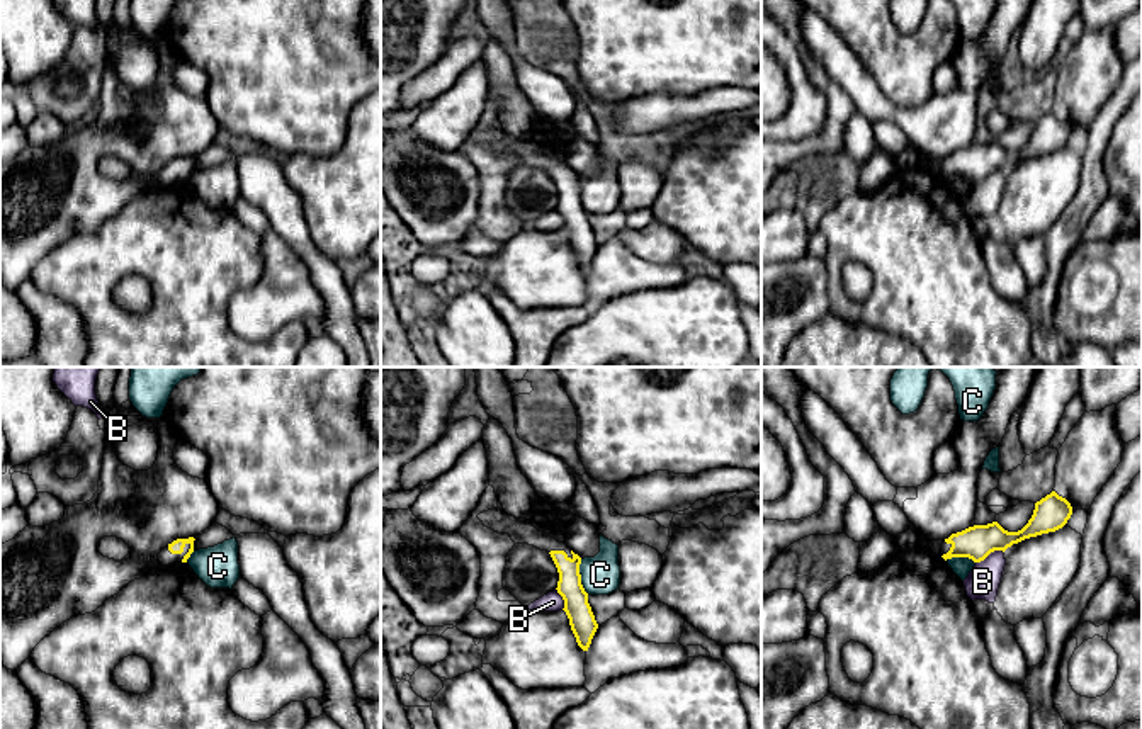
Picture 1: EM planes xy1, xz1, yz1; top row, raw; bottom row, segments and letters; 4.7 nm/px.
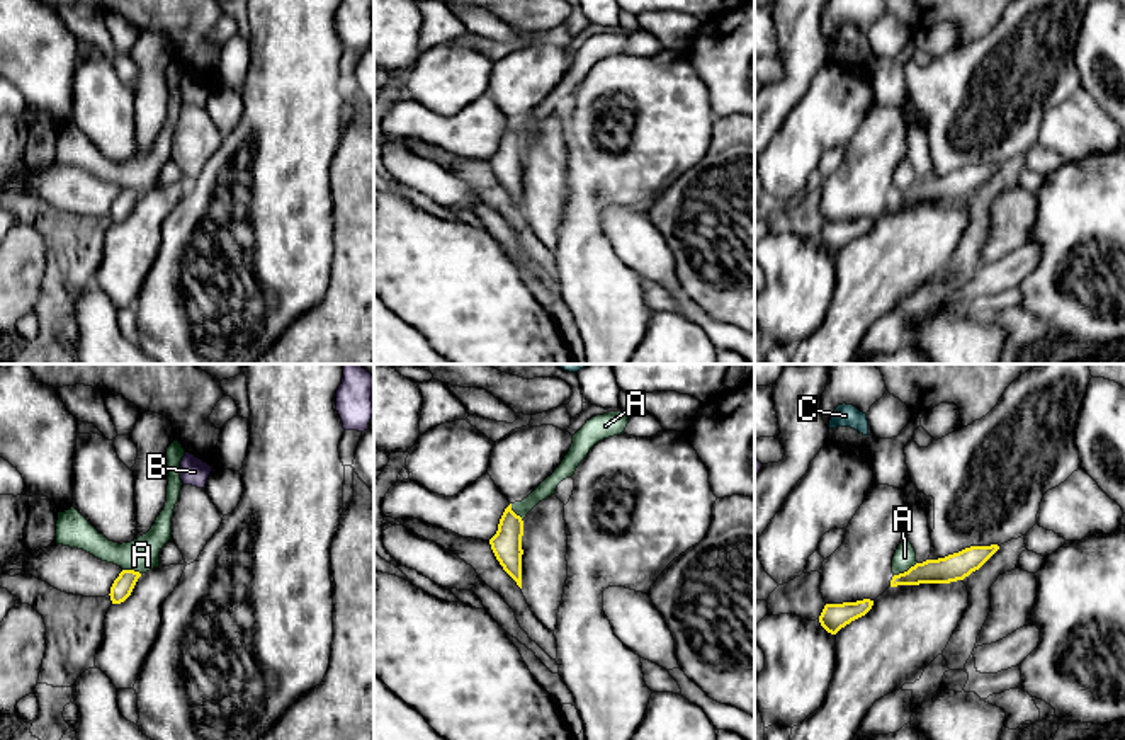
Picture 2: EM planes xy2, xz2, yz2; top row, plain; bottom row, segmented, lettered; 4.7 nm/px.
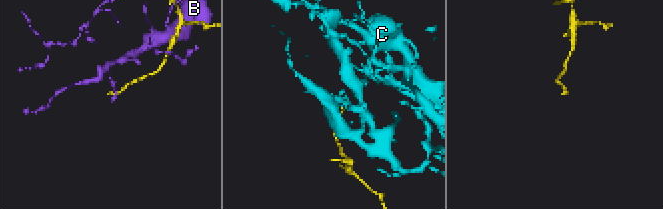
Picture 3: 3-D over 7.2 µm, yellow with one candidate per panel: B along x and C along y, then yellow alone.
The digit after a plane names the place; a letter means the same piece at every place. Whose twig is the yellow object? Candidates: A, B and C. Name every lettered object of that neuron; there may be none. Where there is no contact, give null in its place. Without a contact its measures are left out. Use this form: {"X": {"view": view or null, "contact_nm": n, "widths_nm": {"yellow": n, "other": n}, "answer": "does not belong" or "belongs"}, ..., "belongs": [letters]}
{"A": {"view": "yz2", "contact_nm": 130, "widths_nm": {"yellow": 130, "other": 110}, "answer": "does not belong"}, "B": {"view": "yz1", "contact_nm": 150, "widths_nm": {"yellow": 160, "other": 160}, "answer": "does not belong"}, "C": {"view": "xz1", "contact_nm": 170, "widths_nm": {"yellow": 120, "other": 190}, "answer": "does not belong"}, "belongs": []}

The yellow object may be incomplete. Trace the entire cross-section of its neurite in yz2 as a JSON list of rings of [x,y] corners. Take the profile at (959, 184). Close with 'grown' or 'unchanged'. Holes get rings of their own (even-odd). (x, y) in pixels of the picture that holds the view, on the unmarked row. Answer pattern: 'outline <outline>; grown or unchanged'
outline [[[998,163],[970,165],[945,177],[916,182],[907,191],[894,194],[890,199],[890,206],[950,202],[964,199],[972,191],[979,189],[998,168]]]; unchanged

